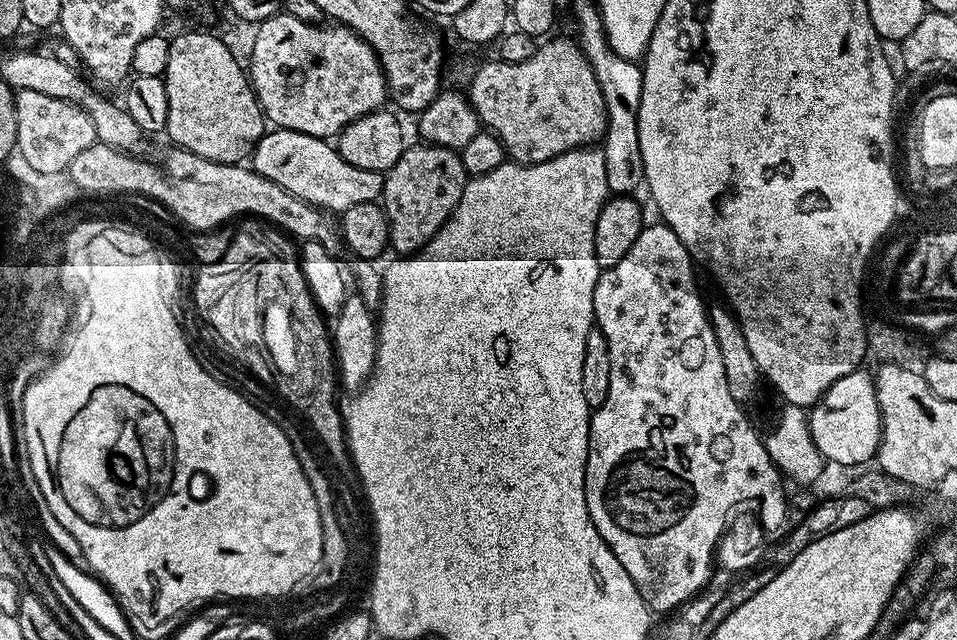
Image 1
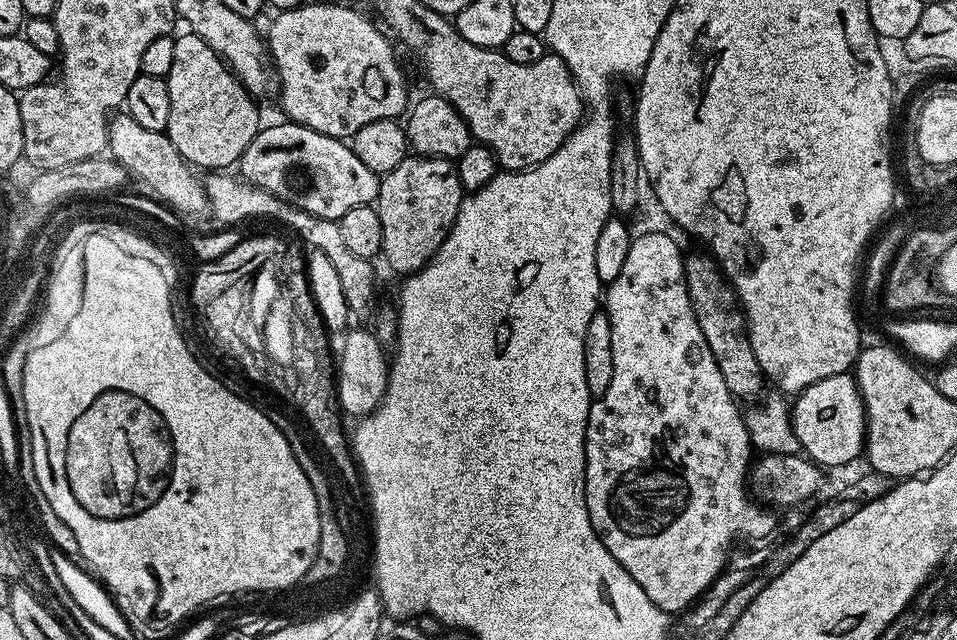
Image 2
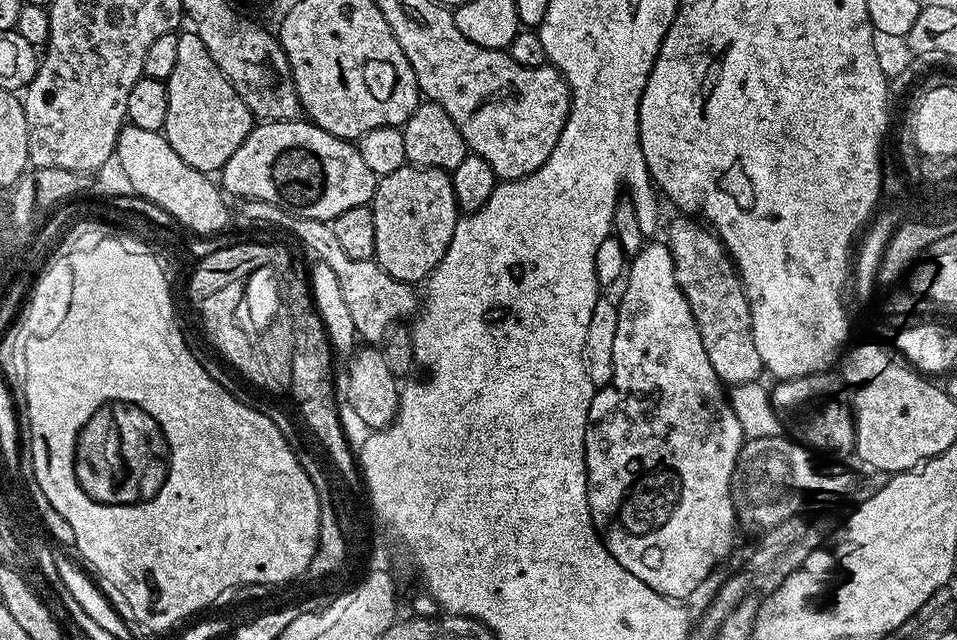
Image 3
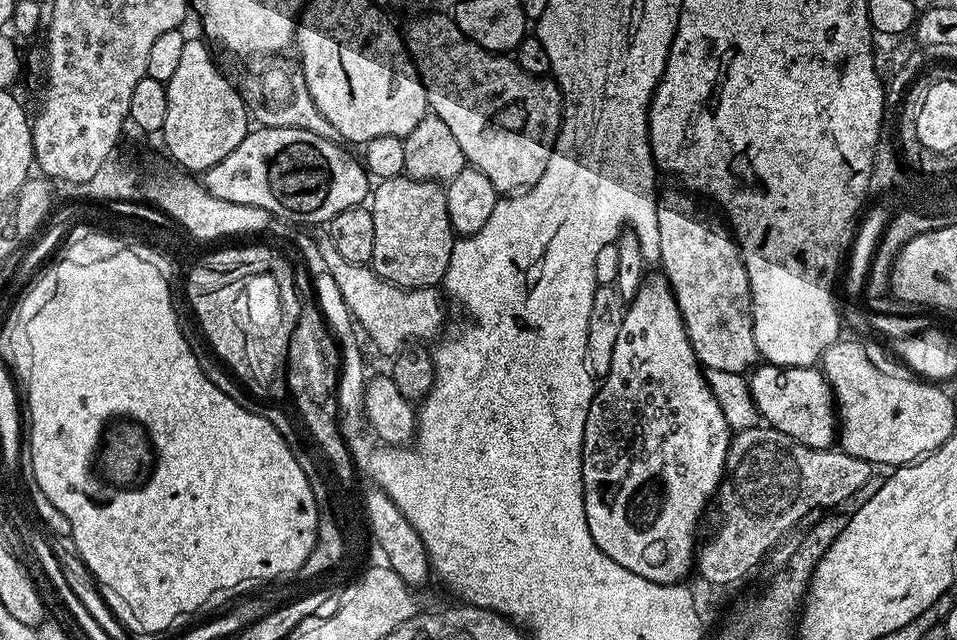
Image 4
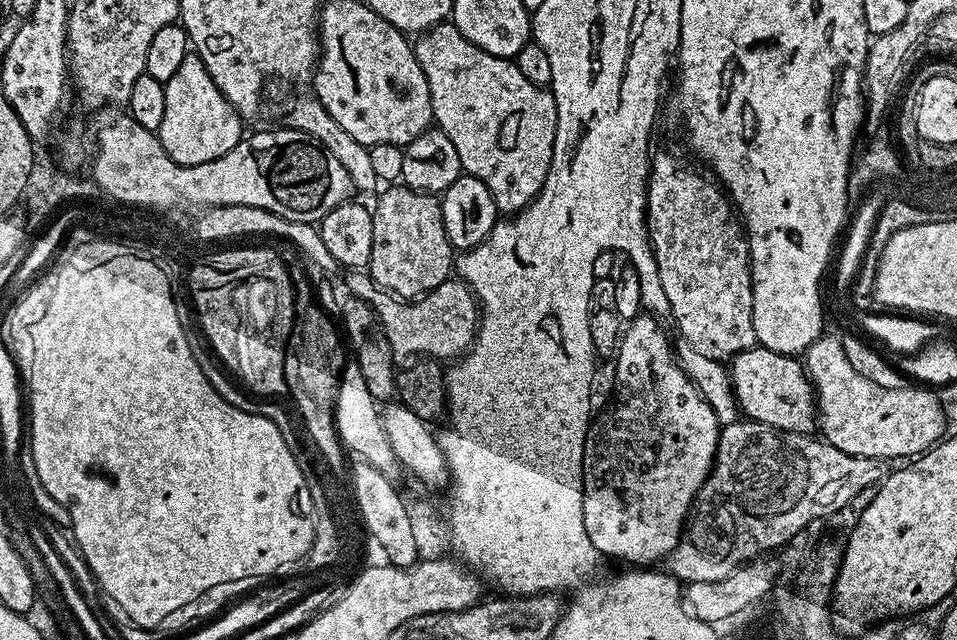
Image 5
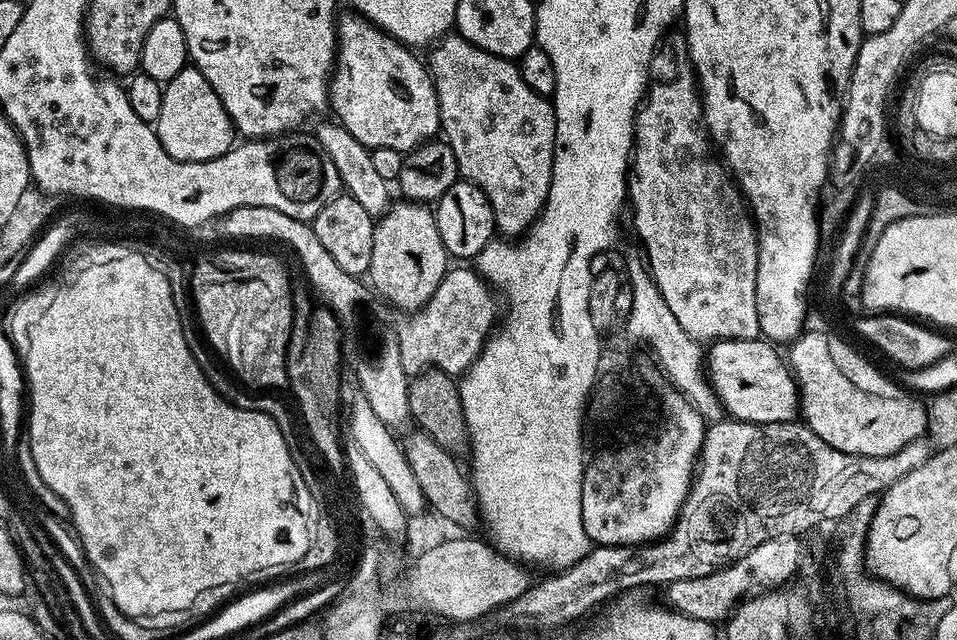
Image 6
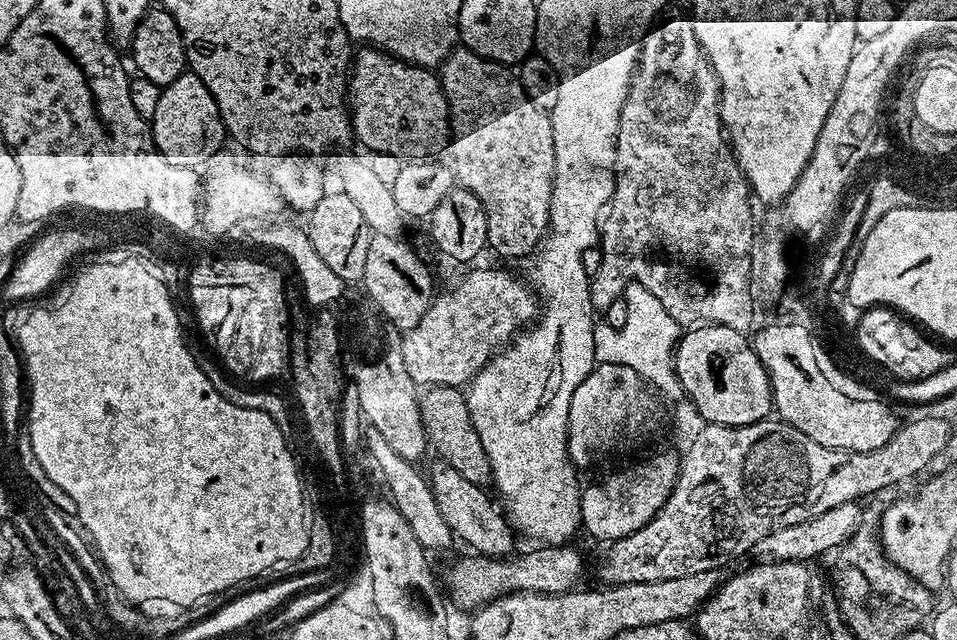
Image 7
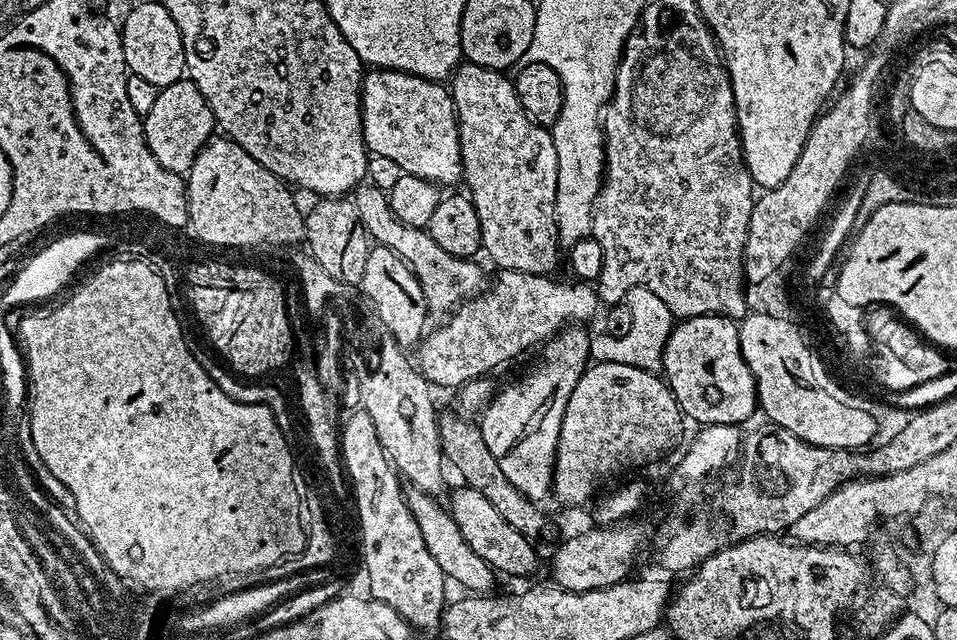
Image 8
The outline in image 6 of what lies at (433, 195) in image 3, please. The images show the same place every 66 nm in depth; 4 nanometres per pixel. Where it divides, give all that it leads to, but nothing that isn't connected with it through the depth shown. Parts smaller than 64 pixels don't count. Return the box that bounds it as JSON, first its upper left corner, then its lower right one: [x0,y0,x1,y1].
[366,198,450,314]

